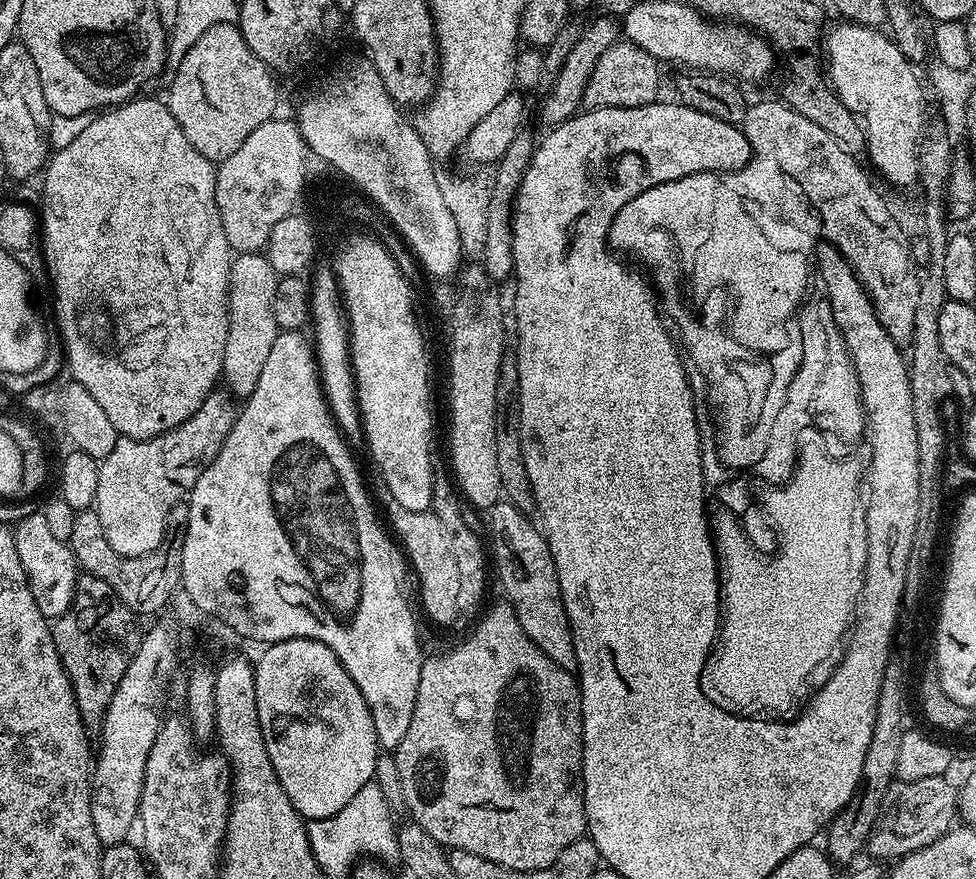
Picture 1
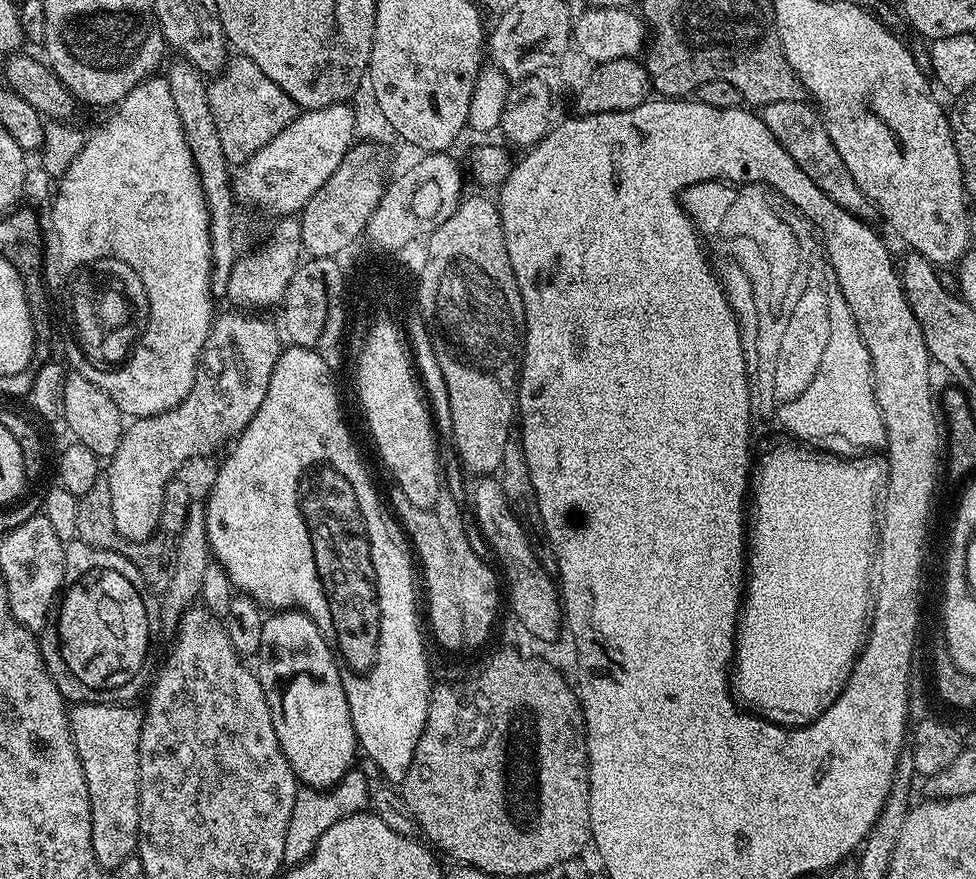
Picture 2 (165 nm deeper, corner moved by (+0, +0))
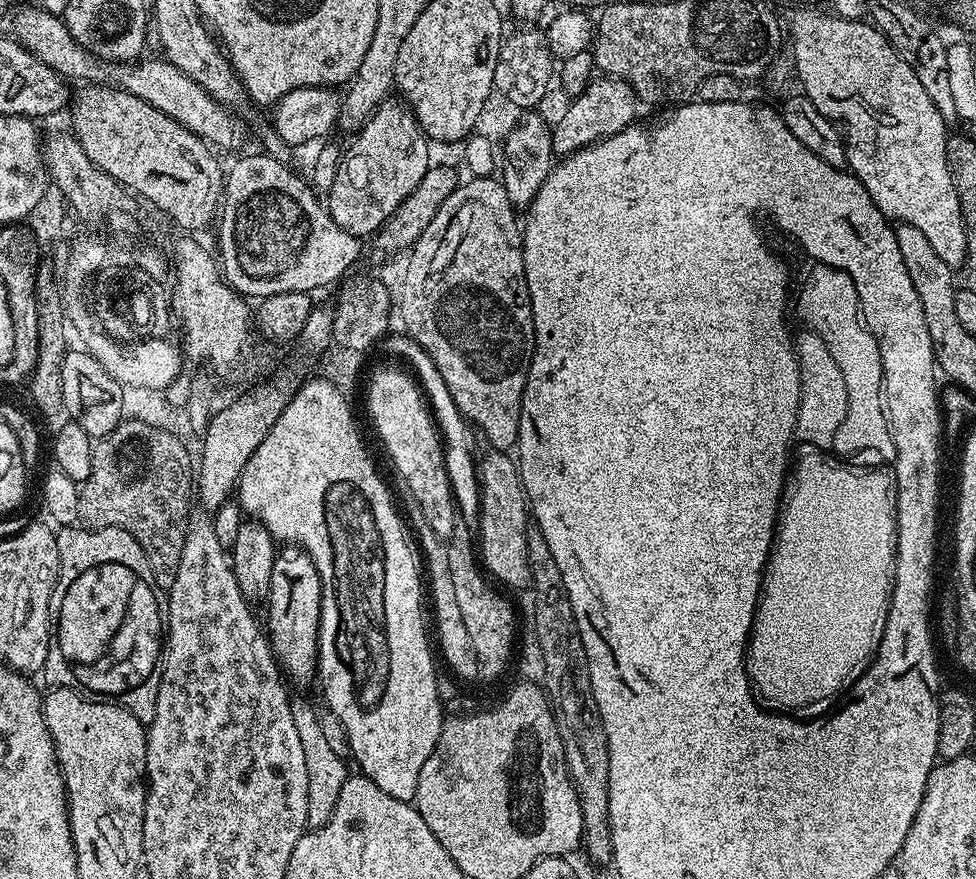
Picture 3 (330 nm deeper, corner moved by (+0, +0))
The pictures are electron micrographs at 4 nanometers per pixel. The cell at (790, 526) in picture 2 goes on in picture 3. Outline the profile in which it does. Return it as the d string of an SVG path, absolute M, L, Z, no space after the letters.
M801 452L799 453L797 462L794 464L794 471L791 473L790 479L786 484L786 499L782 504L782 511L778 517L778 523L776 531L774 533L774 539L772 542L772 551L768 554L768 566L764 570L762 577L762 587L760 589L760 599L756 602L756 615L752 618L752 631L748 638L748 646L746 649L746 676L752 685L752 691L755 698L761 700L765 709L771 710L777 714L791 714L796 718L820 718L825 715L833 707L832 699L839 694L840 691L851 689L852 685L859 680L865 670L868 669L869 664L872 662L873 655L876 651L876 647L880 645L880 639L884 633L884 627L888 621L888 603L892 597L892 586L894 583L894 573L896 570L896 485L898 483L895 475L887 467L884 466L870 466L859 467L857 470L851 469L850 466L841 467L840 463L834 462L834 460L827 455L817 455L814 453Z

